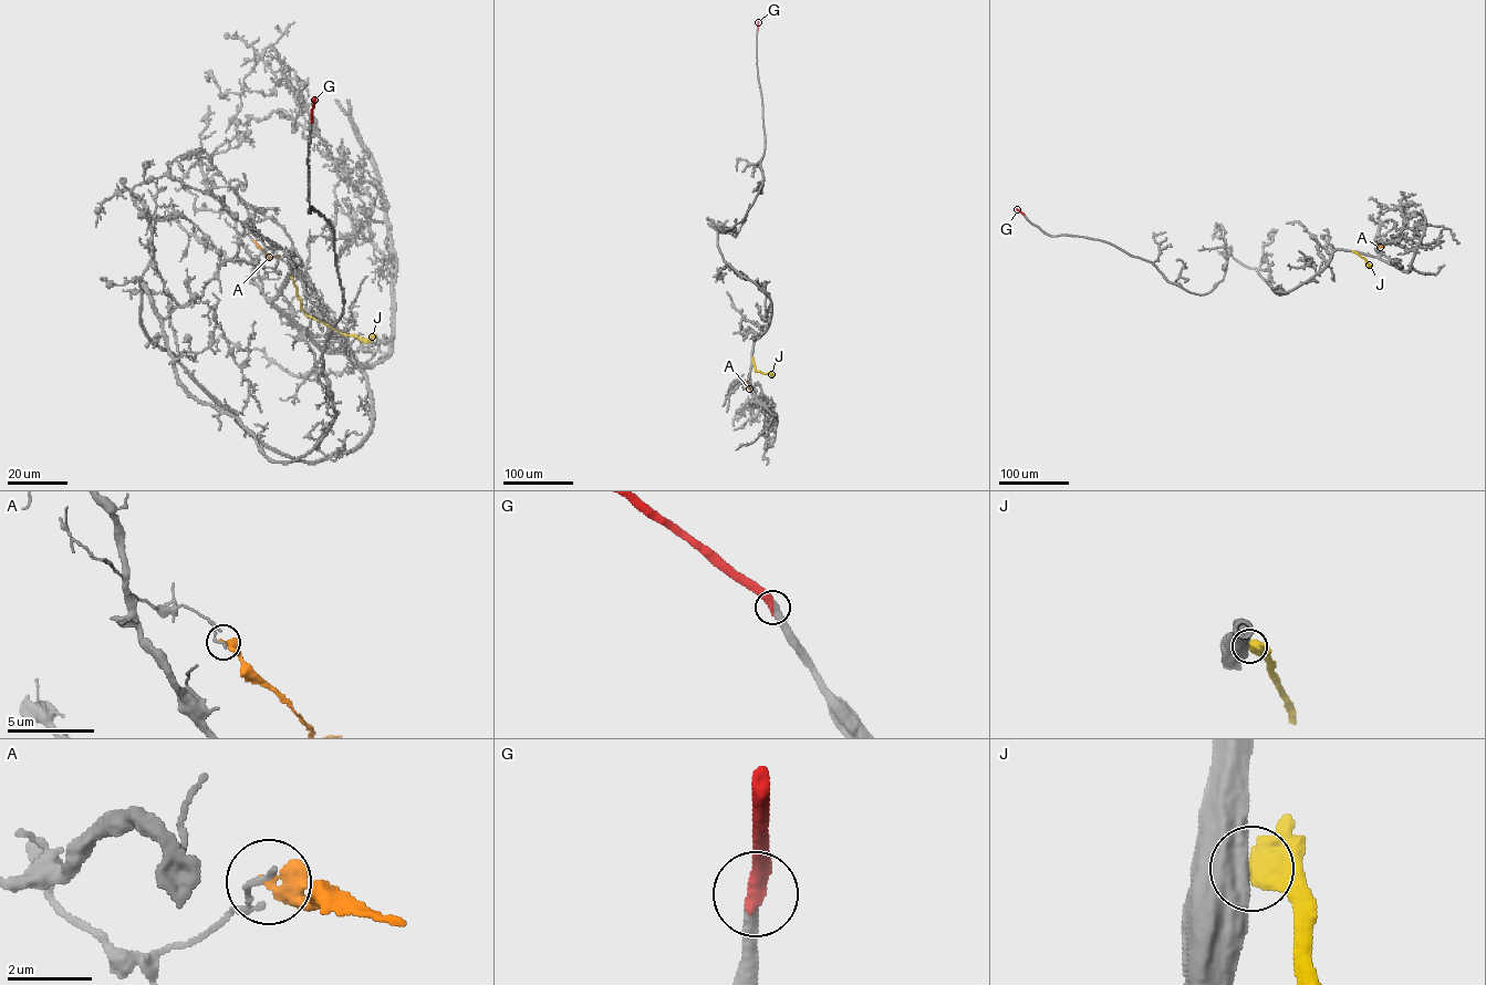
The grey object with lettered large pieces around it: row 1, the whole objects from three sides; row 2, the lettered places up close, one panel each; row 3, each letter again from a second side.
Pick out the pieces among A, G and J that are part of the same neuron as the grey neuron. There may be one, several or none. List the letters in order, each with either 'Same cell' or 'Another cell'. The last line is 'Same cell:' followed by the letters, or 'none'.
A: Another cell
G: Same cell
J: Another cell
Same cell: G

